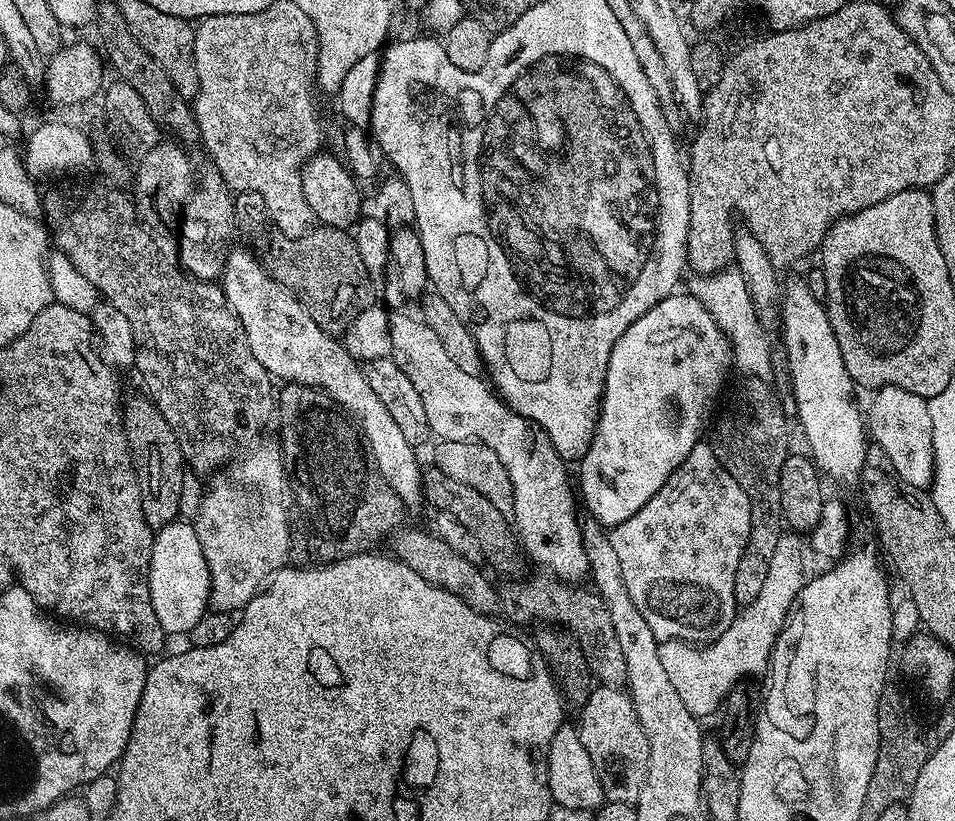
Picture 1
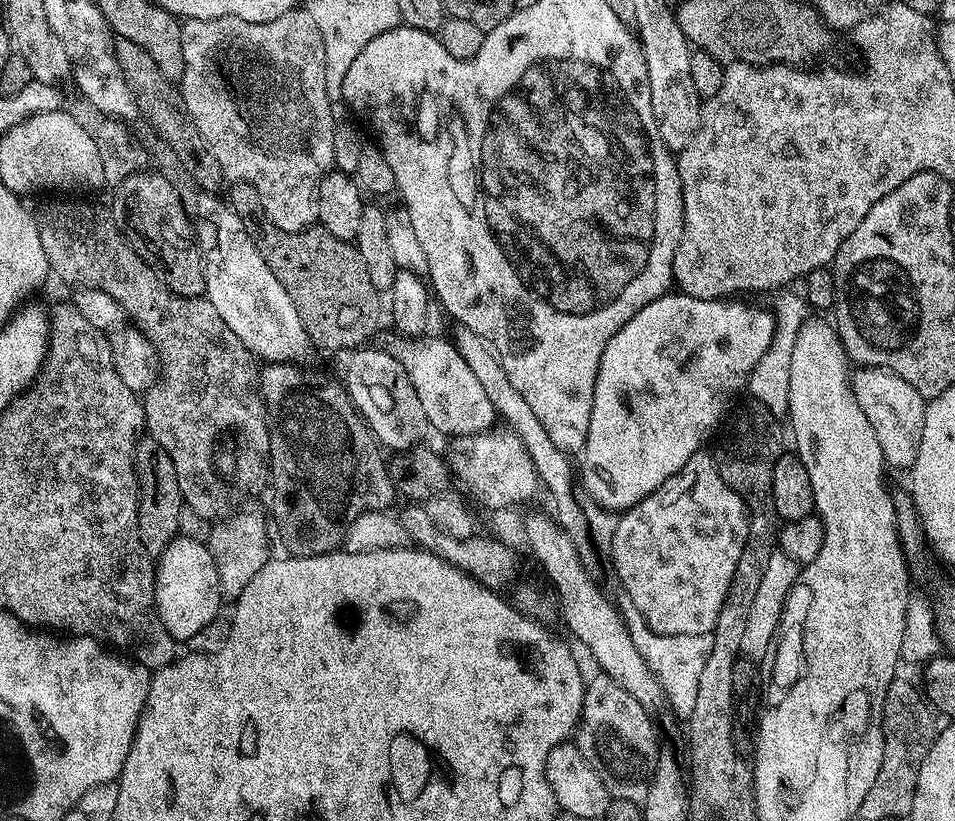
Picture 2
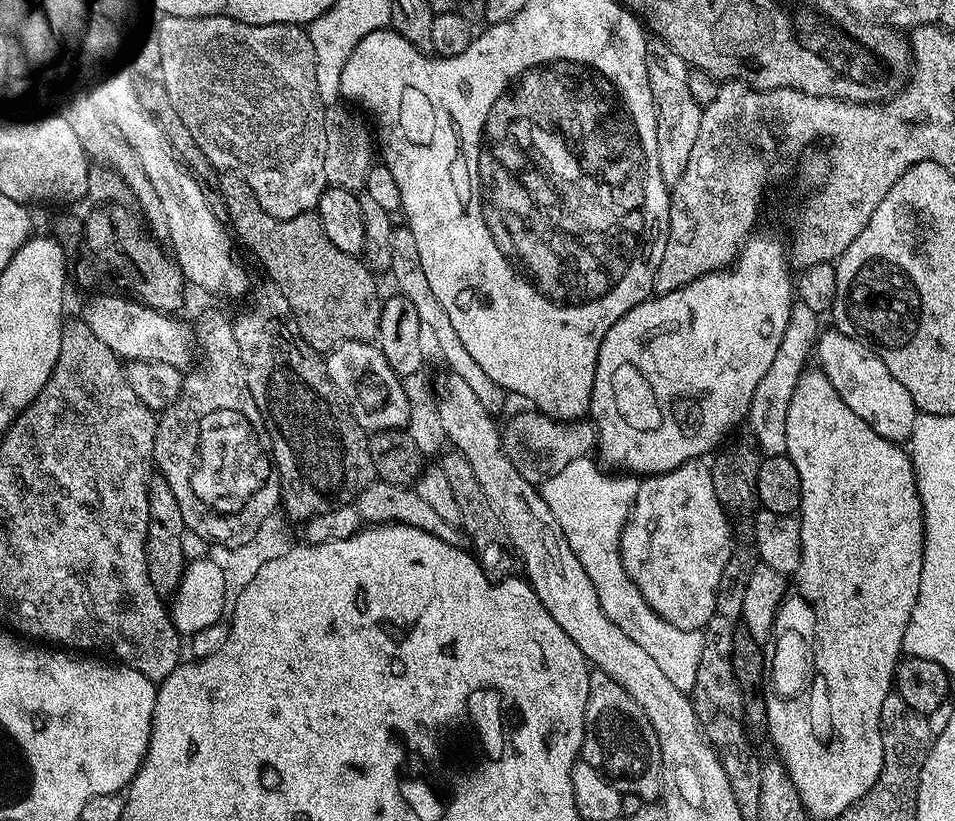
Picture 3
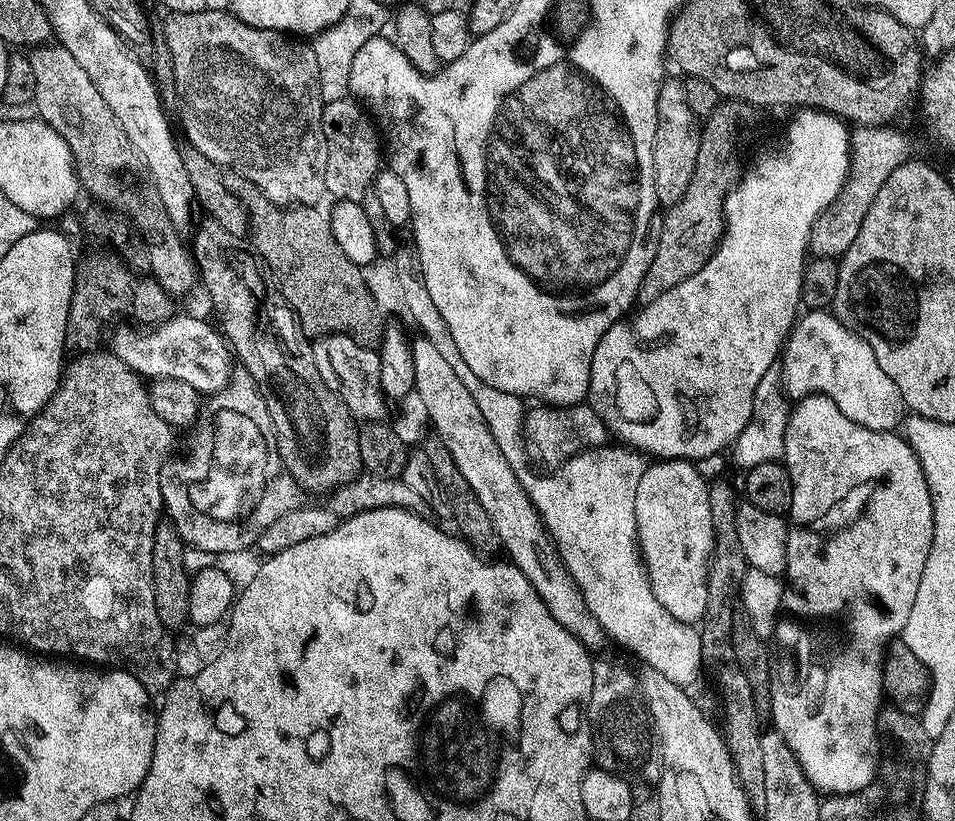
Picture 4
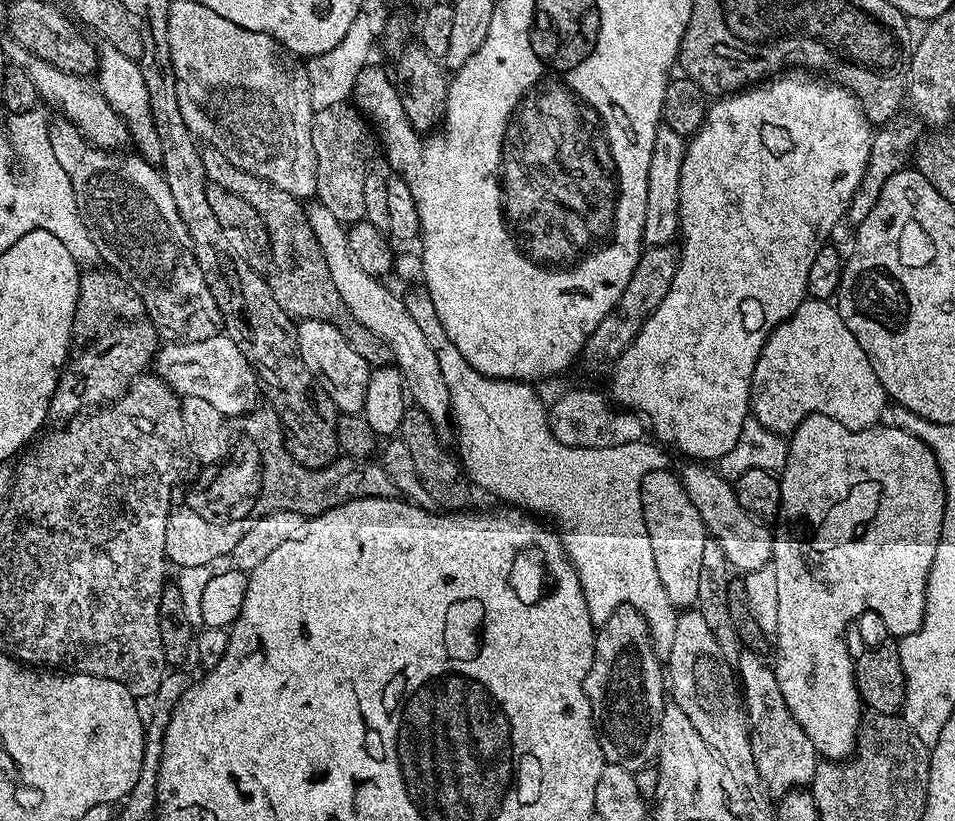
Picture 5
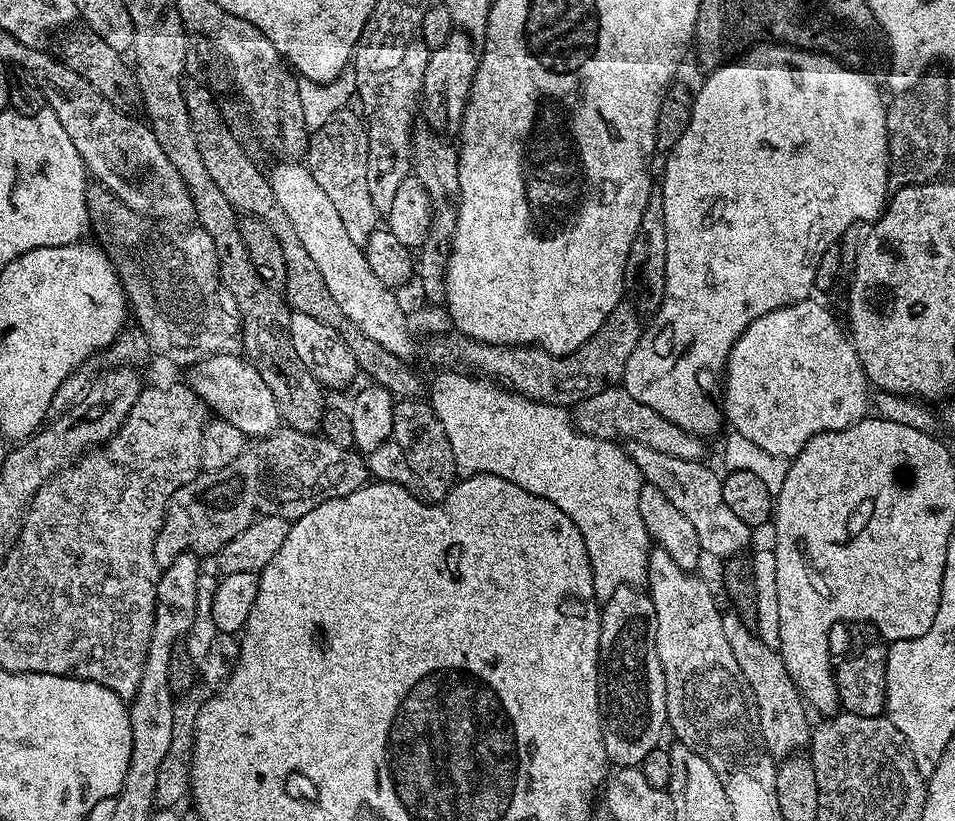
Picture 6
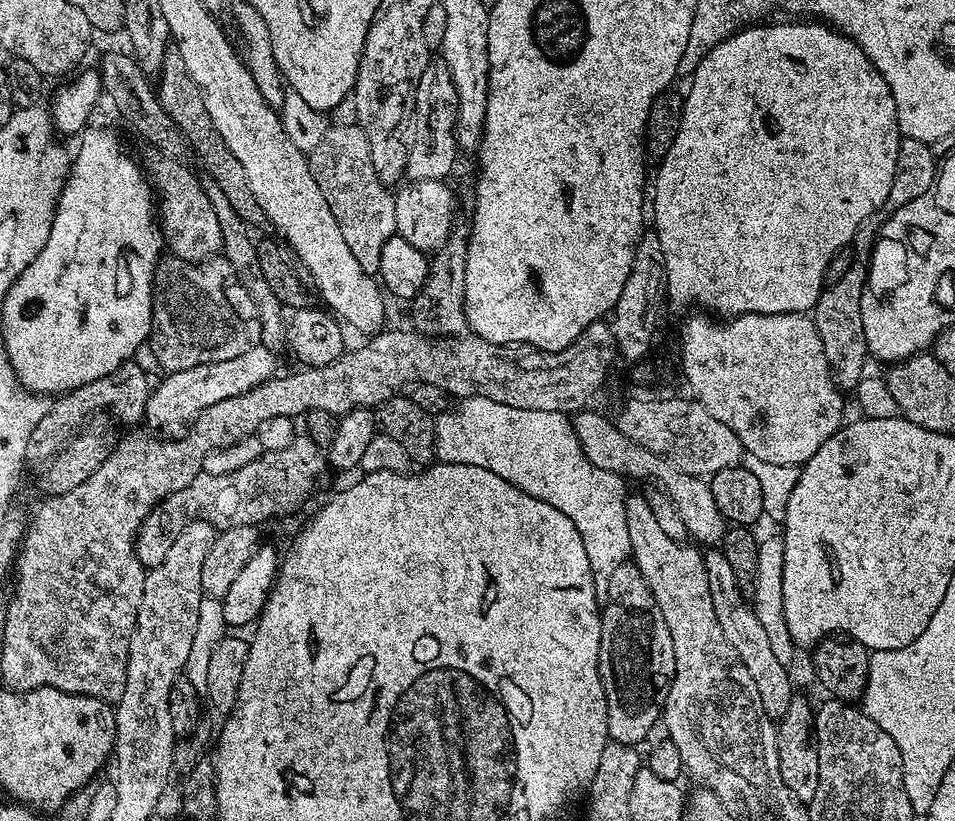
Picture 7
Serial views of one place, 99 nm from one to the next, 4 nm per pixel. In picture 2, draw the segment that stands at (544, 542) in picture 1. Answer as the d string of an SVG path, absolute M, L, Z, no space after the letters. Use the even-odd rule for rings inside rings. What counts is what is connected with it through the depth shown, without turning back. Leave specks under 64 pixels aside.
M425 334L419 338L396 338L390 345L392 357L401 364L418 390L418 402L426 410L426 418L433 429L448 432L452 436L465 436L475 432L487 432L497 423L496 408L486 398L474 370L456 349L451 339L439 340L436 336Z

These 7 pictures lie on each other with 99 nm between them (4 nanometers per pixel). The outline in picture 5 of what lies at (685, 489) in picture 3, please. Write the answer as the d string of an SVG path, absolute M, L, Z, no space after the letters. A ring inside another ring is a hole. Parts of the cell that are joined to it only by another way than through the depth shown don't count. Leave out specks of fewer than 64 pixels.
M675 471L648 472L640 497L644 525L654 549L654 566L658 566L658 578L662 578L666 598L670 598L677 610L691 609L698 598L698 578L702 578L702 550L710 543L702 518L694 510L694 502L690 502Z

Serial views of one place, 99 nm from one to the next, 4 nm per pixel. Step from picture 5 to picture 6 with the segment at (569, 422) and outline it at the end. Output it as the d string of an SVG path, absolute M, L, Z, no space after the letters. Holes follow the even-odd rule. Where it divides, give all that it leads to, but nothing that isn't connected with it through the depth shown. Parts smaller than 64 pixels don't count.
M613 386L586 398L581 404L575 405L570 412L570 420L577 432L584 432L599 440L613 442L642 442L642 446L650 446L650 450L658 450L662 454L674 454L674 458L703 461L703 439L684 432L674 426L658 410L650 410L650 406L642 406L623 386Z

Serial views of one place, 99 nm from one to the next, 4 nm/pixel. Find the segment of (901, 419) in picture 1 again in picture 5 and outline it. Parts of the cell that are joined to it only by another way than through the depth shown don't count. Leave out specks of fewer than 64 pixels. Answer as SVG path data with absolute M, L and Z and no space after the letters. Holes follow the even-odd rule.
M806 298L789 320L783 320L768 335L768 341L760 351L752 375L750 412L755 423L781 434L792 433L805 418L814 414L834 418L834 422L842 422L842 426L850 430L862 430L881 423L886 412L884 400L884 387L878 382L878 374L874 374L874 366L870 366L866 350L858 346L858 338L854 338L846 322L842 322L835 303Z

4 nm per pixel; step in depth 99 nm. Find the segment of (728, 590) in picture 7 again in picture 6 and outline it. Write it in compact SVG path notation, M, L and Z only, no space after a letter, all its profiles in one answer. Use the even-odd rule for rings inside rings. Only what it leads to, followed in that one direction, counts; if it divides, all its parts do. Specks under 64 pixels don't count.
M731 610L722 615L722 630L726 634L726 642L730 642L730 650L734 650L738 670L742 670L742 674L746 674L746 682L750 682L750 690L758 706L758 726L766 750L774 758L783 758L807 749L813 729L813 725L808 724L810 712L804 697L796 689L796 683L790 678L779 651L766 646L766 642L762 642L755 631L746 626L746 622L742 622L740 615Z

